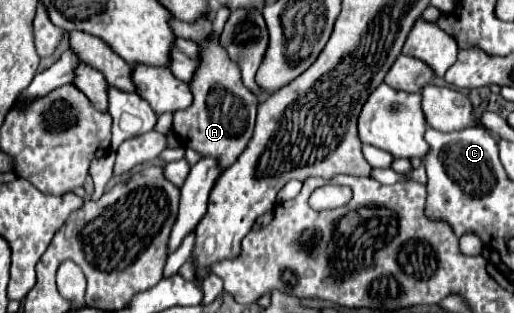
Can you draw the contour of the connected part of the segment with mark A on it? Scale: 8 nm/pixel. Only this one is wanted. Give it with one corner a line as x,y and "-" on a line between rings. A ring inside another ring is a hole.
172,20
172,28
176,30
176,36
180,38
190,38
196,42
204,40
202,46
202,64
196,74
196,78
190,82
190,90
194,94
194,102
188,110
174,112
174,132
186,148
196,150
202,158
216,158
218,166
224,170
232,166
240,152
248,146
252,132
254,132
254,122
256,122
256,108
258,108
258,98
242,84
240,70
238,66
220,50
218,38
206,40
210,32
210,20
200,20
196,26
188,26
180,20
-
216,92
216,102
210,102
210,94

